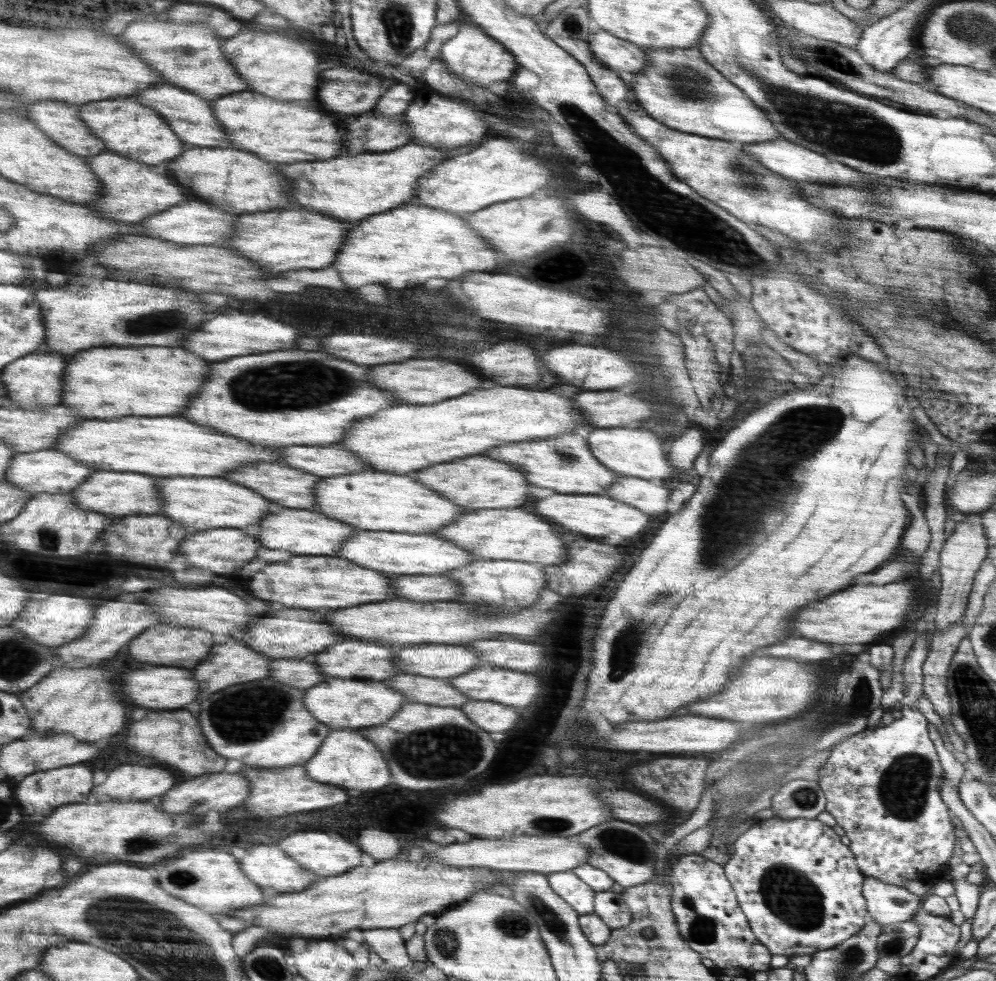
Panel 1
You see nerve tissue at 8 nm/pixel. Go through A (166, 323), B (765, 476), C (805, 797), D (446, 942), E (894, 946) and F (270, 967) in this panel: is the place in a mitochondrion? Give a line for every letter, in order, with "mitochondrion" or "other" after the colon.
A: mitochondrion
B: mitochondrion
C: mitochondrion
D: mitochondrion
E: mitochondrion
F: mitochondrion

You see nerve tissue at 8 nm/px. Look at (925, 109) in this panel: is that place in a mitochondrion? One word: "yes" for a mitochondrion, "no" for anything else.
no

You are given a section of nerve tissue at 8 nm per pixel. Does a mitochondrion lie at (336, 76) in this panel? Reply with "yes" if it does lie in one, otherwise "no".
no

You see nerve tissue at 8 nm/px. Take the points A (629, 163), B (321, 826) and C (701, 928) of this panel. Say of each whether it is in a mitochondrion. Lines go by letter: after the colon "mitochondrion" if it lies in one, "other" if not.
A: mitochondrion
B: other
C: mitochondrion

